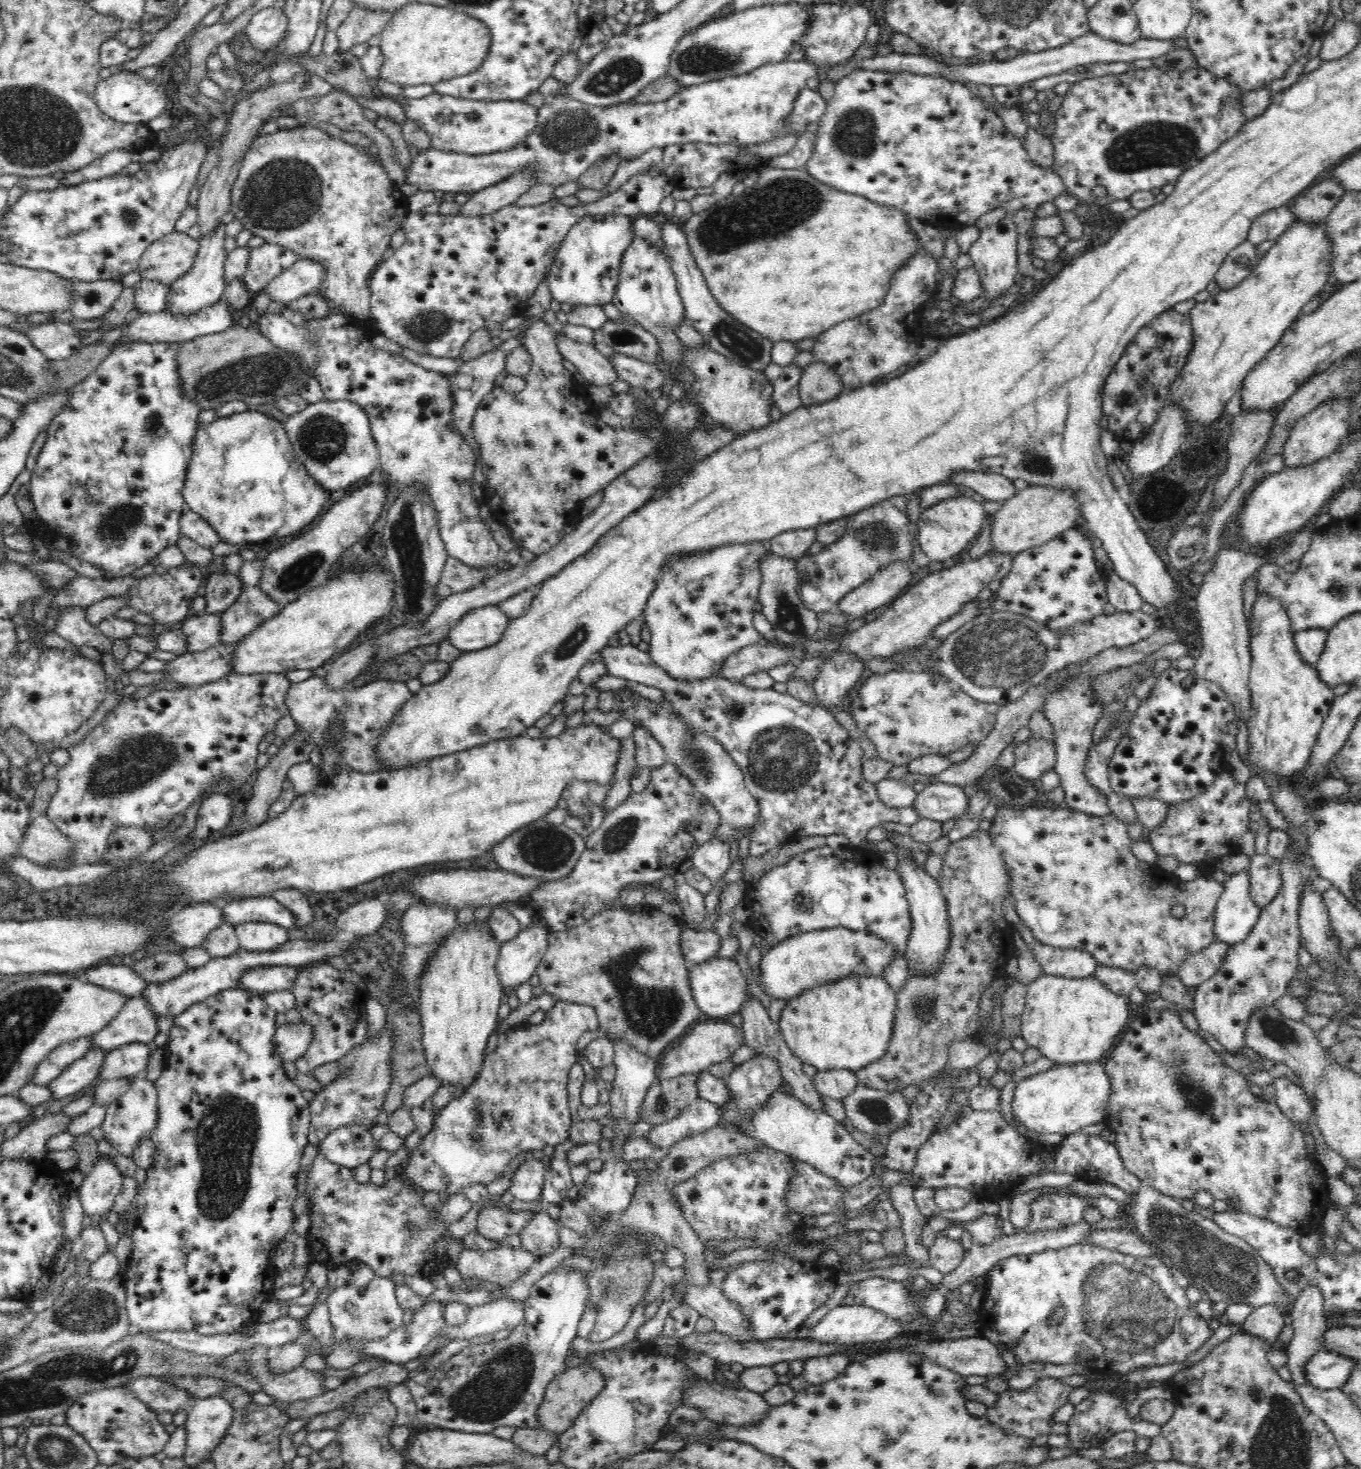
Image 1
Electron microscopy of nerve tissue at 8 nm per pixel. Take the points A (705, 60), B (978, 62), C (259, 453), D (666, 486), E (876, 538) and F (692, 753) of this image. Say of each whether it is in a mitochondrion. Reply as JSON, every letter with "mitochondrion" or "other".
{"A":"mitochondrion","B":"other","C":"other","D":"other","E":"mitochondrion","F":"mitochondrion"}

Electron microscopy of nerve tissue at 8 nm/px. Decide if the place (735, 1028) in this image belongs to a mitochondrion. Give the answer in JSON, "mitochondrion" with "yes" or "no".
{"mitochondrion":"no"}

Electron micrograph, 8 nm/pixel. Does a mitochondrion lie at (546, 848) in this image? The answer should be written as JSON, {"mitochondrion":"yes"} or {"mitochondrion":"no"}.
{"mitochondrion":"yes"}

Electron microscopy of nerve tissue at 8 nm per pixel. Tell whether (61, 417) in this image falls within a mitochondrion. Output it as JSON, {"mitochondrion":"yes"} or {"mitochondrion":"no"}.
{"mitochondrion":"no"}

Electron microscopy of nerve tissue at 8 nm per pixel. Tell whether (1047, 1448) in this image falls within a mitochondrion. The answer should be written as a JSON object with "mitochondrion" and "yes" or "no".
{"mitochondrion":"no"}

